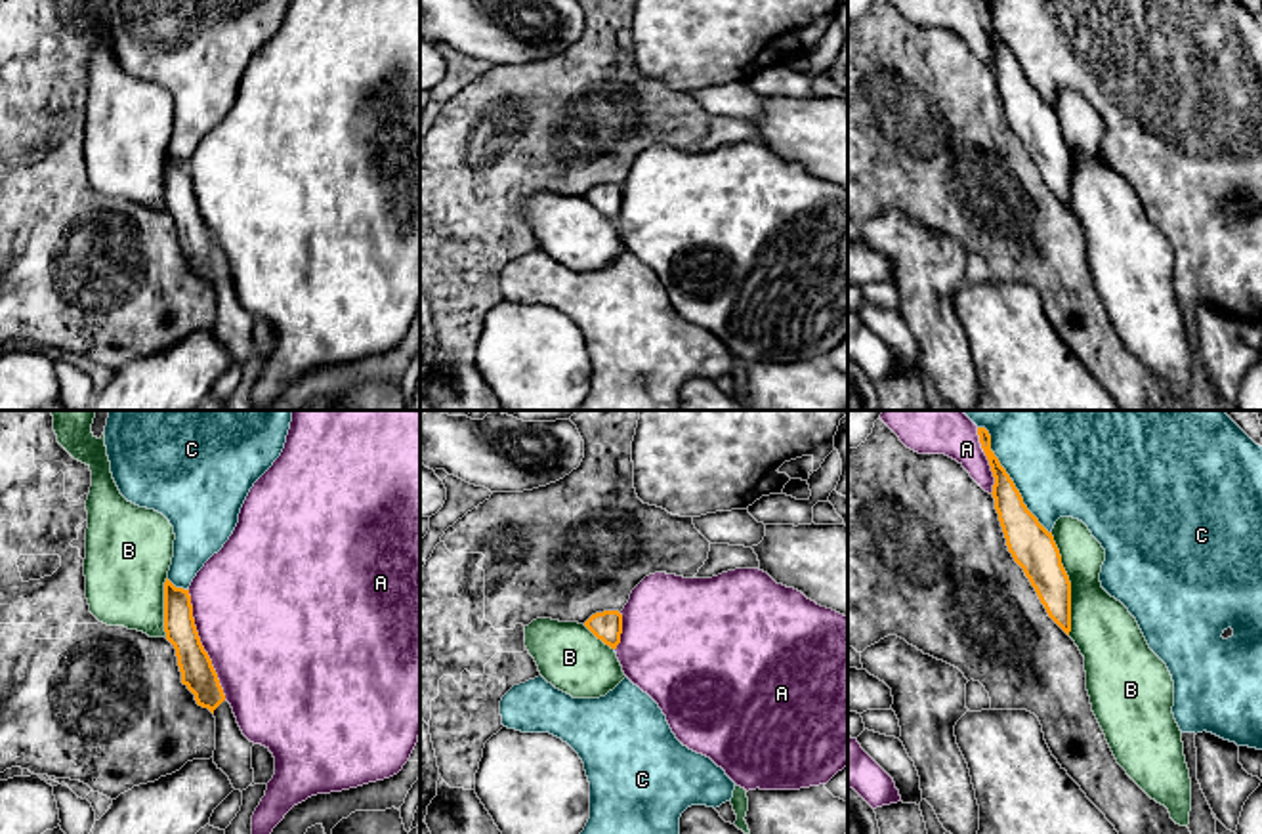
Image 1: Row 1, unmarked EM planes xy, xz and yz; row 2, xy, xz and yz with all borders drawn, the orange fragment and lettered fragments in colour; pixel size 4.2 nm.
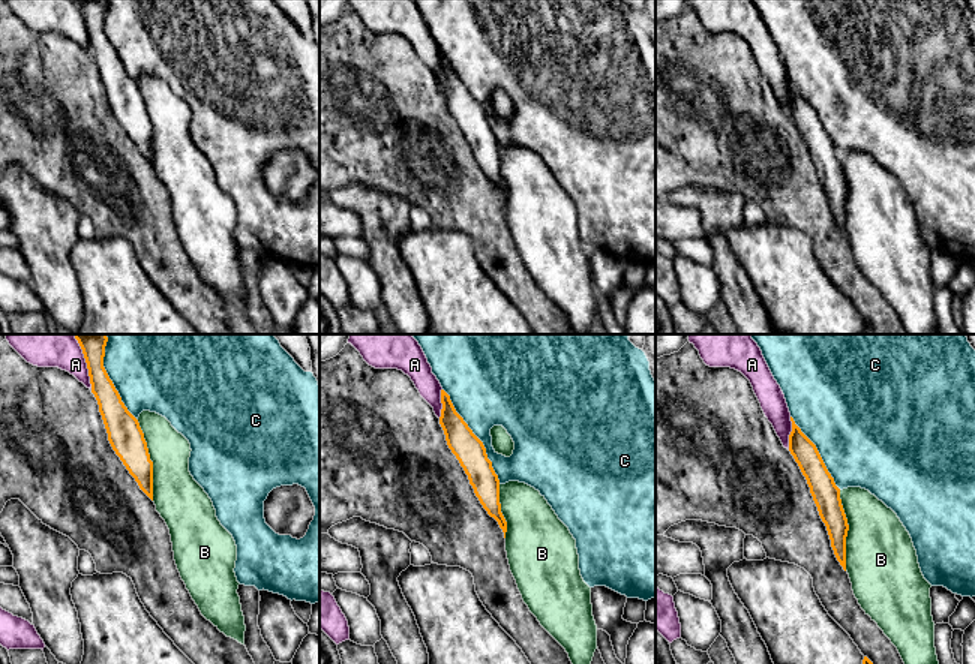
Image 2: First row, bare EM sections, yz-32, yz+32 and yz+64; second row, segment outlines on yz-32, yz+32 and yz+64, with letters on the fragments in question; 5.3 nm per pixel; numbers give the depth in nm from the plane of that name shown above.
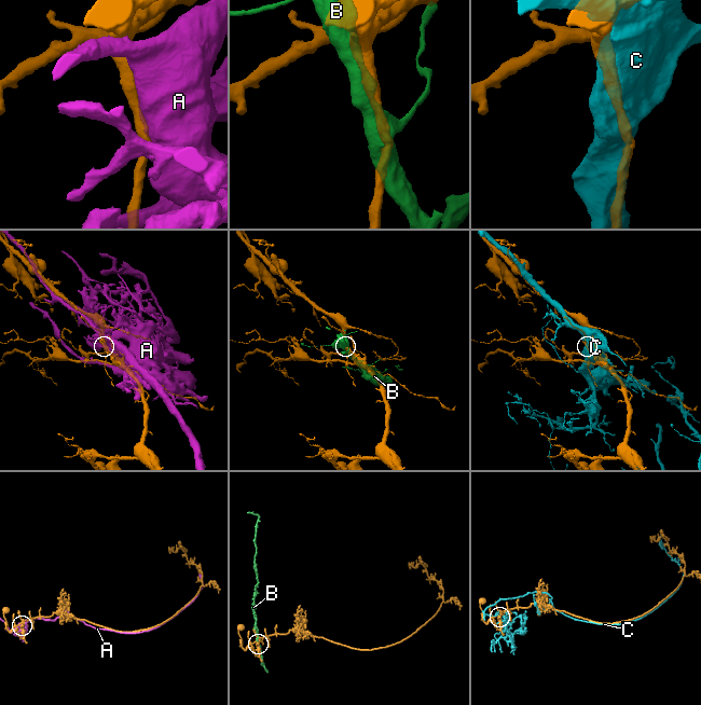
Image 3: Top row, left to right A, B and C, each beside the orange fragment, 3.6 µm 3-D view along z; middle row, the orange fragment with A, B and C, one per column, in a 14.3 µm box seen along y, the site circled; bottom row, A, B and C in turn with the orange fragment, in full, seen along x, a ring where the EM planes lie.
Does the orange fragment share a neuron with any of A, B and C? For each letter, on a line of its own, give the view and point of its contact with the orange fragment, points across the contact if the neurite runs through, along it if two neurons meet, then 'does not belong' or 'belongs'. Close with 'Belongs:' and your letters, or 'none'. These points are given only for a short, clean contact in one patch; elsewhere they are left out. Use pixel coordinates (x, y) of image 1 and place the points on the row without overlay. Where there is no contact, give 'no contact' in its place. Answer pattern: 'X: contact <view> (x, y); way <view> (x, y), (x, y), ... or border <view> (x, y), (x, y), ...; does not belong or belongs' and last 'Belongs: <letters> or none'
A: contact xy (201, 218); does not belong
B: contact yz (1070, 157); does not belong
C: contact yz (1012, 54); does not belong
Belongs: none

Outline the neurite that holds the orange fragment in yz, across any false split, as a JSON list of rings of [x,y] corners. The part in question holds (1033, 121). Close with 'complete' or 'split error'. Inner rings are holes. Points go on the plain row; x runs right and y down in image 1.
[[[978,0],[981,21],[989,32],[995,57],[993,71],[1008,124],[1023,141],[1048,189],[1069,208],[1071,155],[1062,137],[1060,122],[1039,92],[1027,82],[1014,53],[991,23],[991,8]]] | complete

